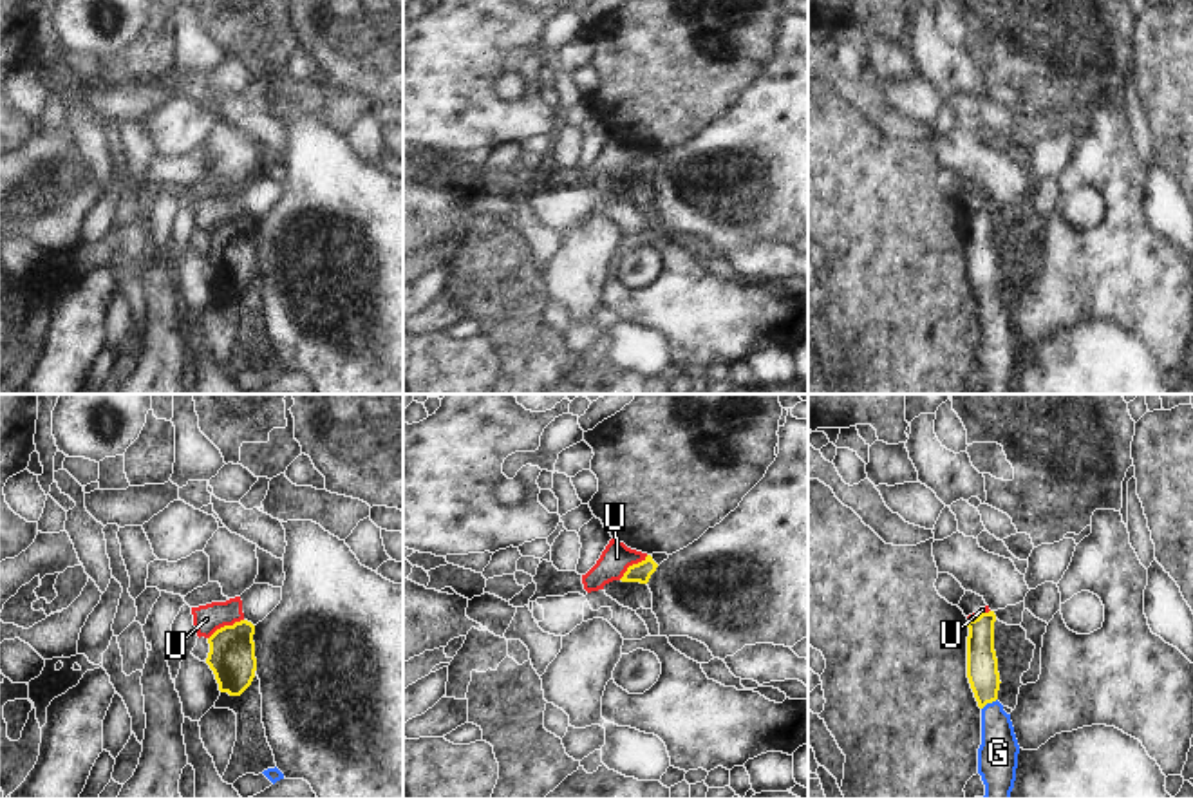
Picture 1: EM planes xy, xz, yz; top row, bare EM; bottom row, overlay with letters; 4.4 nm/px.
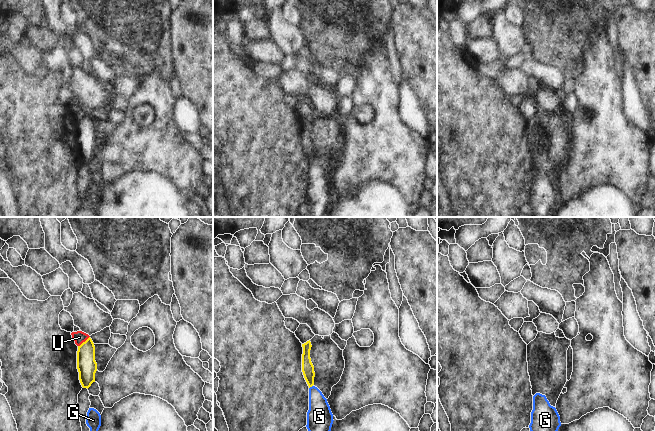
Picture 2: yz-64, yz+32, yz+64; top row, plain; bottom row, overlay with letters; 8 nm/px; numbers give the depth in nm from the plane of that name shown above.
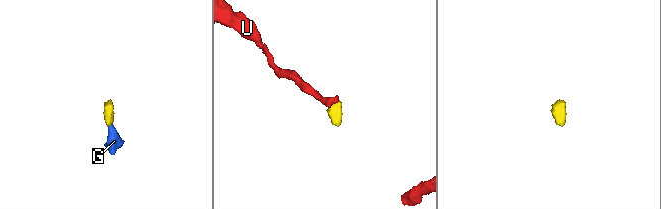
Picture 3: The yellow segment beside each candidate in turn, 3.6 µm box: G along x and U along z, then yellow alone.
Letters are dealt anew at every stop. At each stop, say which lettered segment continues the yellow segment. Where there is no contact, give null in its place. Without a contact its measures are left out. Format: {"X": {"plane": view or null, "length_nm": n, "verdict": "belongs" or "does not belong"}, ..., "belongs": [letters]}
{"G": {"plane": "yz", "length_nm": 90, "verdict": "belongs"}, "U": {"plane": "xy", "length_nm": 180, "verdict": "does not belong"}, "belongs": ["G"]}

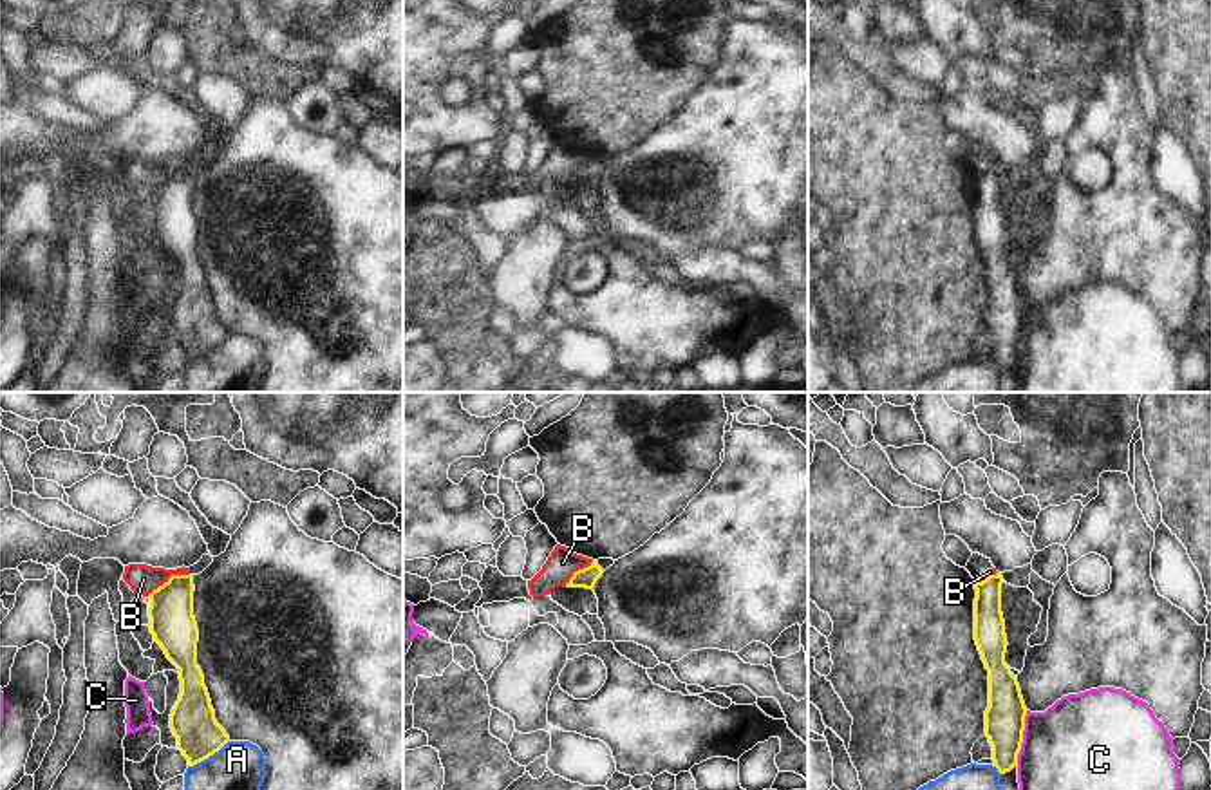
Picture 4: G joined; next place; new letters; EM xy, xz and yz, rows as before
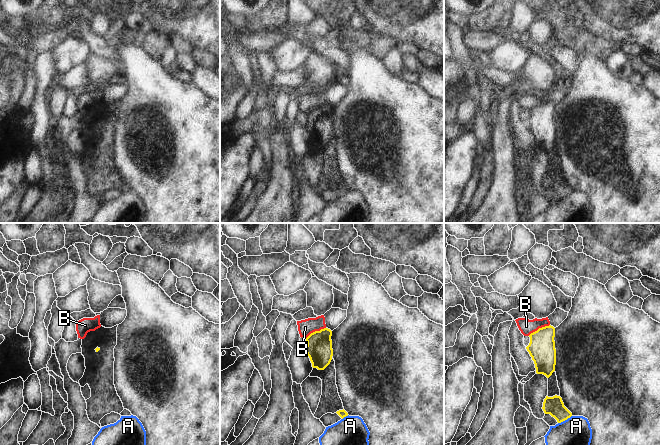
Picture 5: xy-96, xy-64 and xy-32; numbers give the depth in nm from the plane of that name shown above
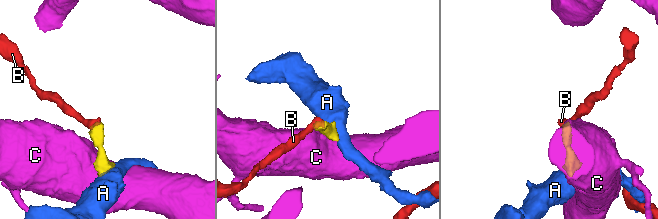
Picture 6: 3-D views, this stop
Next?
{"A": {"plane": "xy", "length_nm": 220, "verdict": "does not belong"}, "B": {"plane": "xy", "length_nm": 220, "verdict": "does not belong"}, "C": {"plane": "yz", "length_nm": 240, "verdict": "does not belong"}, "belongs": []}

